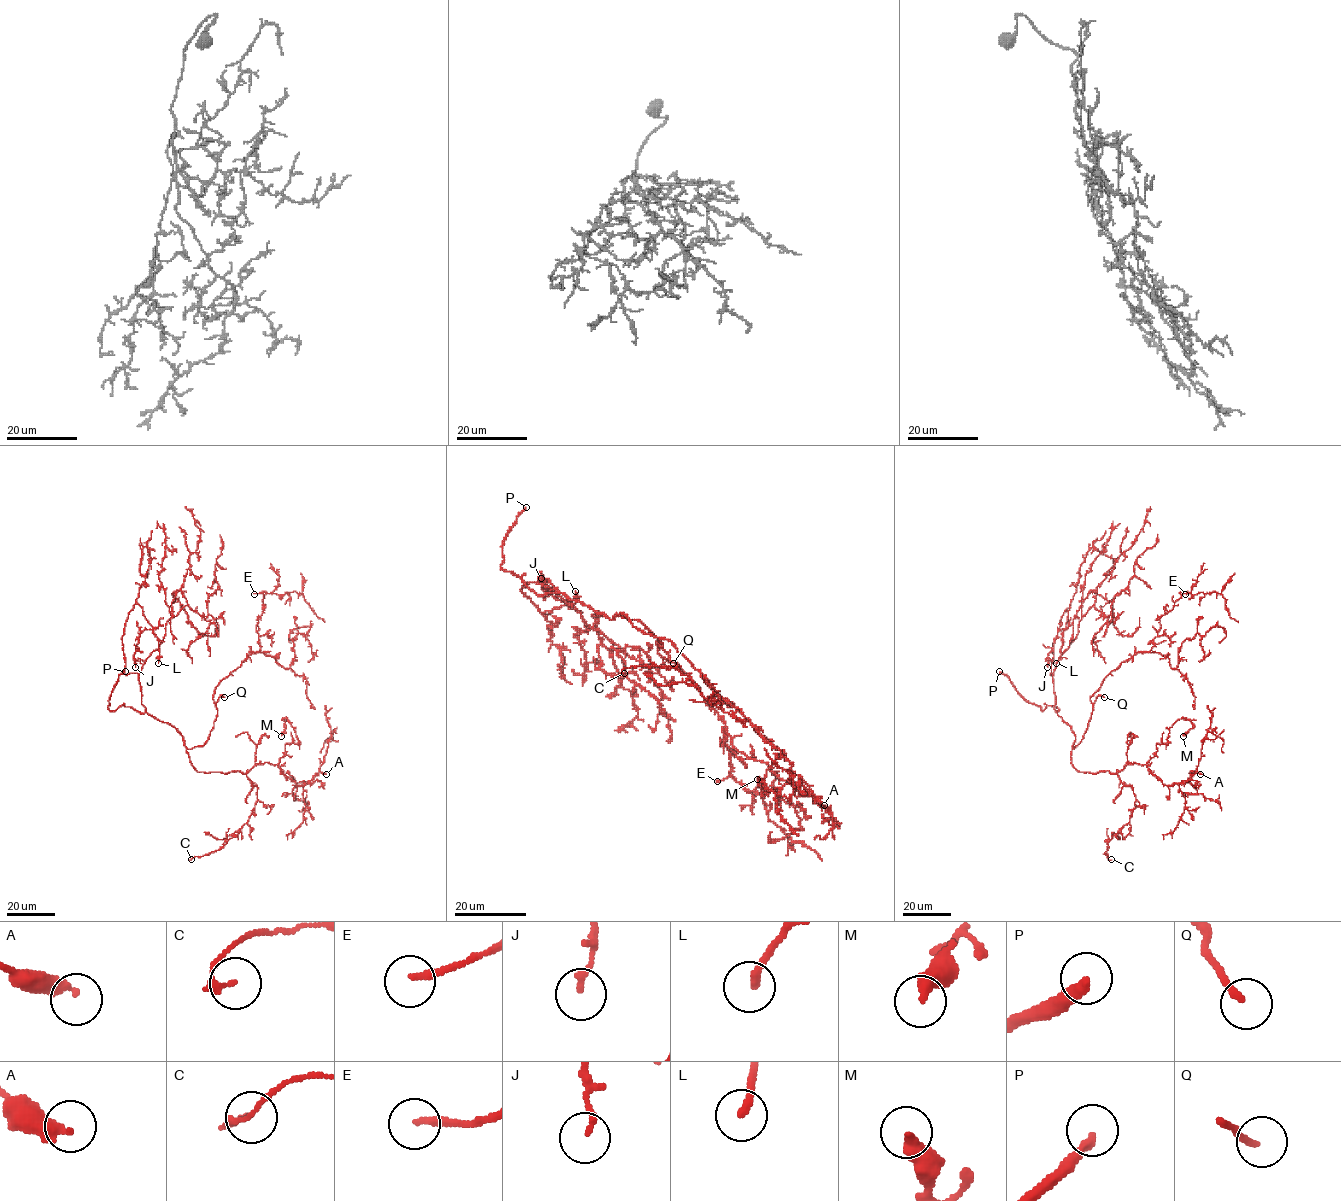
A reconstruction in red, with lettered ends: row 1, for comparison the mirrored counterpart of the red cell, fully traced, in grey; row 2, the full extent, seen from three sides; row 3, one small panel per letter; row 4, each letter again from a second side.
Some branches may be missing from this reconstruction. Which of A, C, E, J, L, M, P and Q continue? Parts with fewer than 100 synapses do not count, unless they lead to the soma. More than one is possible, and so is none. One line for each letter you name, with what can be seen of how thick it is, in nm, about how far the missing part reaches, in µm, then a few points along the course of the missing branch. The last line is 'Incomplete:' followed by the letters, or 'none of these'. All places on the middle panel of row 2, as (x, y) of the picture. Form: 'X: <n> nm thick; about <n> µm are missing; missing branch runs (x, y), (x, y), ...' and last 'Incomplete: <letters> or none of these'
L: 200 nm thick; about 40 µm are missing; missing branch runs (575, 591), (594, 596), (573, 582), (571, 584), (584, 585)
P: 280 nm thick; about 9 µm are missing; missing branch runs (526, 507), (540, 488)
Q: 190 nm thick; about 70 µm are missing; missing branch runs (673, 663), (690, 673), (721, 709), (748, 731), (748, 736), (743, 730), (726, 742), (700, 715)
Incomplete: L, P, Q

